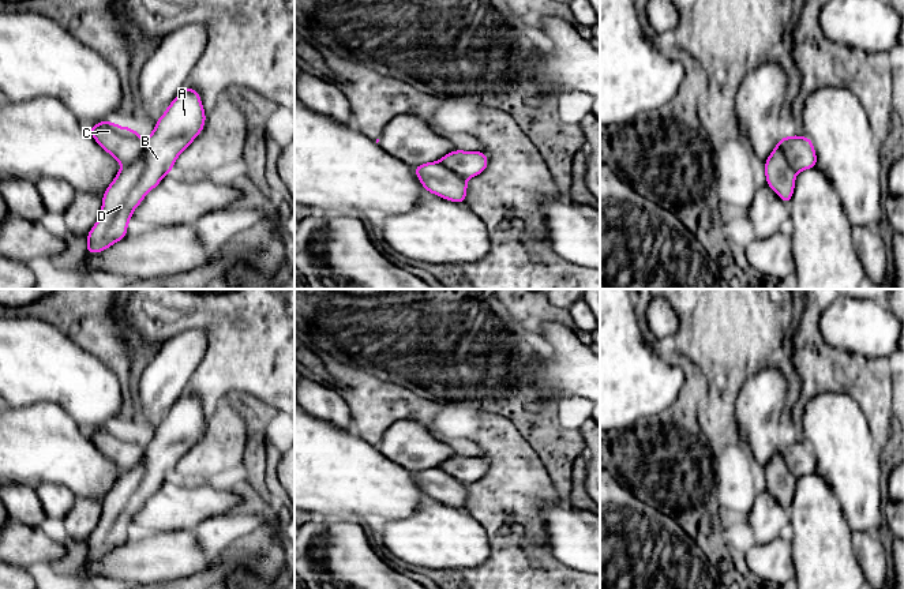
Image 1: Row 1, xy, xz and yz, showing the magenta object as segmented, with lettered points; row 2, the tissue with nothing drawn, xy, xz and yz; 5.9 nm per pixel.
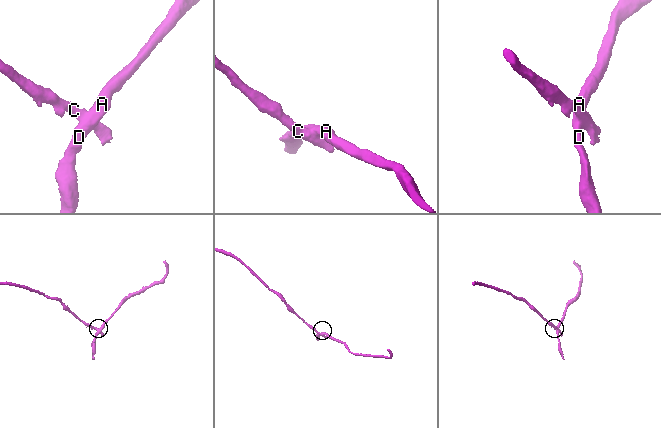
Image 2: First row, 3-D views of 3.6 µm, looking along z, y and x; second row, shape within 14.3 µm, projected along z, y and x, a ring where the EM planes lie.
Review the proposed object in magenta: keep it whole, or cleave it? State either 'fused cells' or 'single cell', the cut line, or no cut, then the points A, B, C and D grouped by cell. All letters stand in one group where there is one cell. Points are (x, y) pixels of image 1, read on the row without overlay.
fused cells | xy (145, 447), (142, 460), (122, 472) | A B D / C

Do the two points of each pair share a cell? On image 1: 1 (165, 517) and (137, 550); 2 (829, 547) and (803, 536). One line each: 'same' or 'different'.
1: different
2: same

